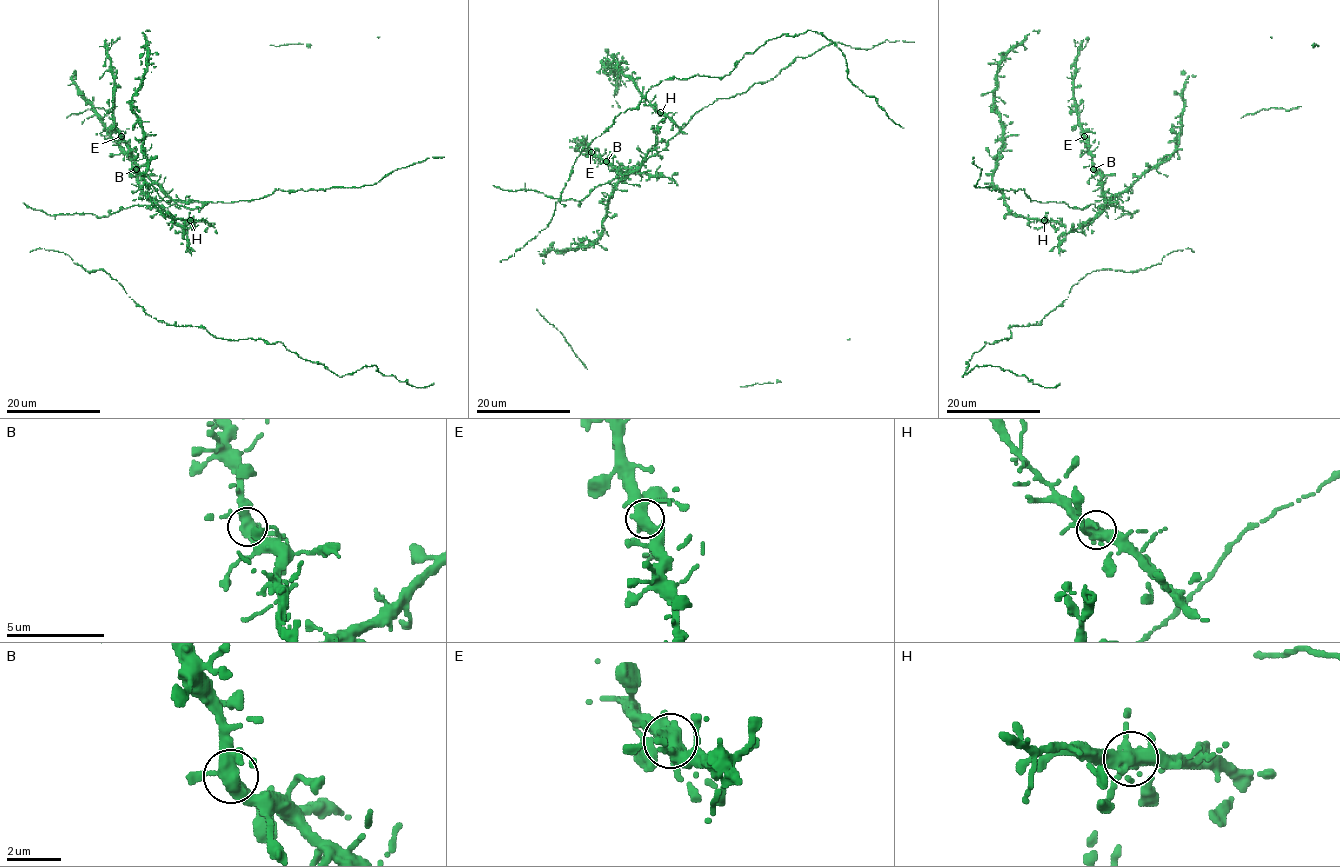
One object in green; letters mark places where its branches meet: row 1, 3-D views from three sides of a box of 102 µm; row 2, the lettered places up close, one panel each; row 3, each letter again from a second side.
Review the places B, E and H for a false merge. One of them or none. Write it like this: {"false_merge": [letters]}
{"false_merge": []}

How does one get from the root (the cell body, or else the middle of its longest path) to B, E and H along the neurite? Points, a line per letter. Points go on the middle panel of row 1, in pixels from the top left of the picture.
B: (589, 192), (622, 174), (628, 184), (639, 184), (641, 176), (634, 169), (615, 169), (606, 162)
E: (589, 192), (622, 174), (628, 184), (639, 184), (641, 179), (634, 169), (615, 169), (591, 152)
H: (589, 192), (622, 174), (633, 172), (640, 165), (654, 146), (658, 126), (666, 117), (660, 112)

